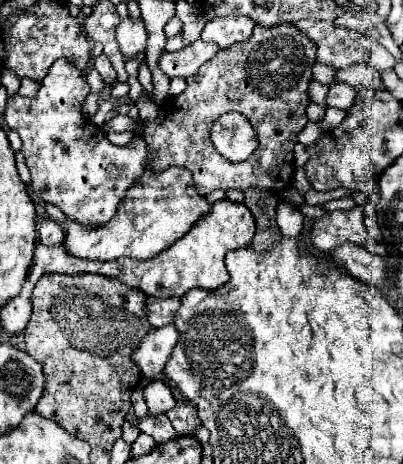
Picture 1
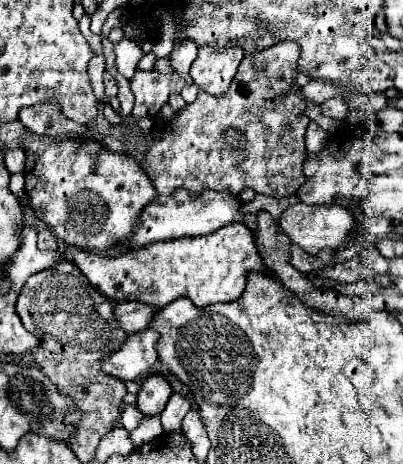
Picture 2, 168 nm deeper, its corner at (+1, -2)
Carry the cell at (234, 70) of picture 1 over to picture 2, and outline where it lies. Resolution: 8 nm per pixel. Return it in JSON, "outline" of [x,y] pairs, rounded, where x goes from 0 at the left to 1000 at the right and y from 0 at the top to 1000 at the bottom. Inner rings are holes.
{"outline":[[[687,91],[682,99],[613,116],[598,129],[598,142],[573,177],[573,190],[558,207],[524,207],[494,198],[479,224],[464,224],[454,241],[444,241],[404,280],[400,302],[385,302],[360,332],[355,366],[380,388],[395,418],[424,418],[439,405],[459,405],[474,418],[499,418],[504,409],[573,409],[593,418],[603,405],[628,405],[638,418],[702,427],[727,422],[742,401],[757,392],[752,349],[762,341],[757,323],[757,276],[767,254],[757,250],[757,216],[742,207],[742,190],[727,185],[727,168],[737,164],[732,134],[742,125],[742,99],[732,91]],[[583,276],[608,289],[608,306],[593,319],[553,306],[553,280]]]}

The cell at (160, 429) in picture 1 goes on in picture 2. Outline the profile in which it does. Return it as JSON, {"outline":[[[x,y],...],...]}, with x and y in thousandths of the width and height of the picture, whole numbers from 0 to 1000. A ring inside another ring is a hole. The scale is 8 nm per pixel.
{"outline":[[[310,875],[310,879],[300,884],[295,914],[300,914],[305,922],[315,922],[315,927],[330,927],[330,922],[350,909],[350,901],[355,901],[355,892],[340,884],[340,875]]]}

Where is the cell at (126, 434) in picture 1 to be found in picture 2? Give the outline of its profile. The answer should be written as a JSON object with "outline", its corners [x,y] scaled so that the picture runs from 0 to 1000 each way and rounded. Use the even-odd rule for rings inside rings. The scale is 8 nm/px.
{"outline":[[[360,897],[320,940],[335,961],[350,961],[360,953],[385,948],[395,935],[404,935],[404,918],[395,909],[395,897]]]}

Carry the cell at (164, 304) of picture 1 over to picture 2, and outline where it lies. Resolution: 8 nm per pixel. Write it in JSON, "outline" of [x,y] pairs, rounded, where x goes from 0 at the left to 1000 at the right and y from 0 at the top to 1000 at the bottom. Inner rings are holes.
{"outline":[[[295,651],[285,655],[285,690],[295,694],[295,703],[305,703],[305,711],[315,720],[335,720],[350,716],[370,703],[370,694],[380,690],[385,664],[365,659],[355,651]]]}

